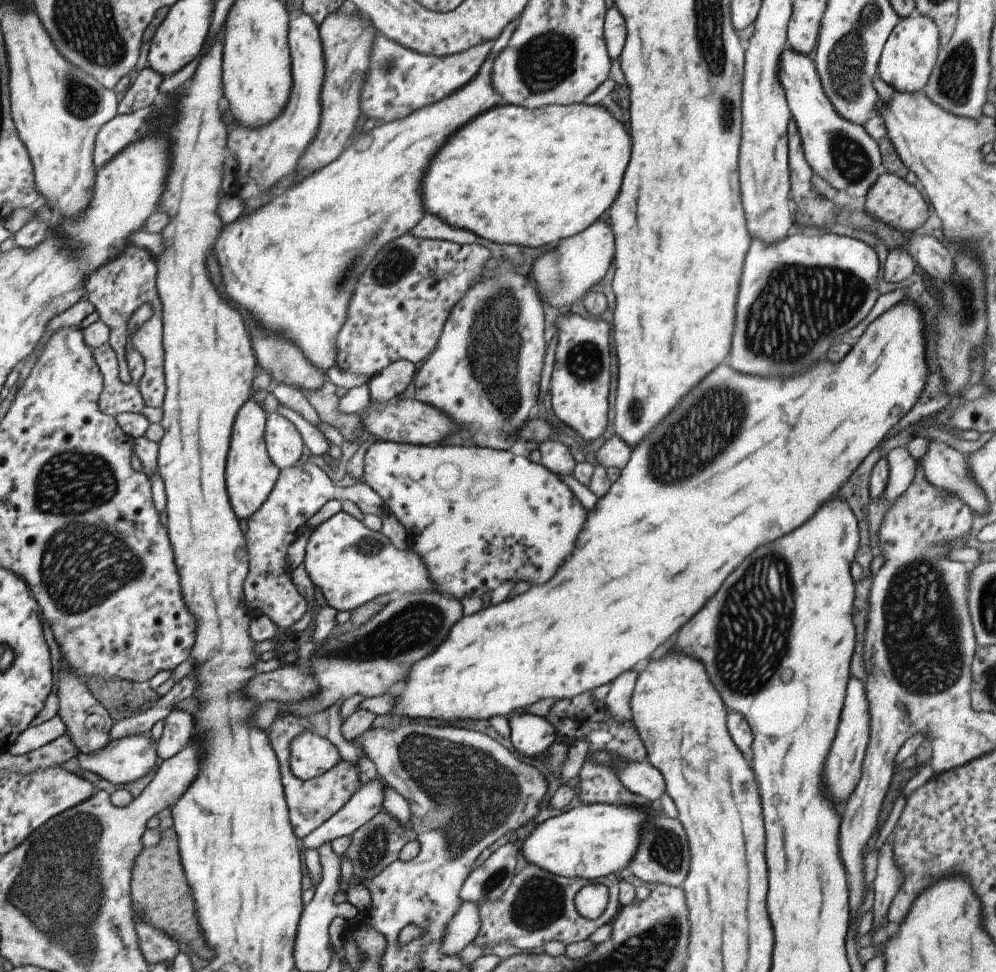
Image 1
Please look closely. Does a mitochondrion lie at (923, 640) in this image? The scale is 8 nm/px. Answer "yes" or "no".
yes

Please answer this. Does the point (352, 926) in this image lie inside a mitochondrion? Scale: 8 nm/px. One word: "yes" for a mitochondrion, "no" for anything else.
no

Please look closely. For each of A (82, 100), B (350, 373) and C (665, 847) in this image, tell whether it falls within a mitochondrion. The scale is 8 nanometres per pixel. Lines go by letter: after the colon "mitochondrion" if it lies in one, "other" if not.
A: mitochondrion
B: other
C: mitochondrion

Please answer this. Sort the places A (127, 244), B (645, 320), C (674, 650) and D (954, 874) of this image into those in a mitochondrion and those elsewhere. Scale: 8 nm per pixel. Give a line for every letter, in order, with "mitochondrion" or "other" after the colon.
A: other
B: other
C: other
D: other

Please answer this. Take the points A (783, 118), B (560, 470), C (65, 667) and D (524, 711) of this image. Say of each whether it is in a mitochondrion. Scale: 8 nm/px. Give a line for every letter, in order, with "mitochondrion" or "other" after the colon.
A: other
B: other
C: other
D: other

